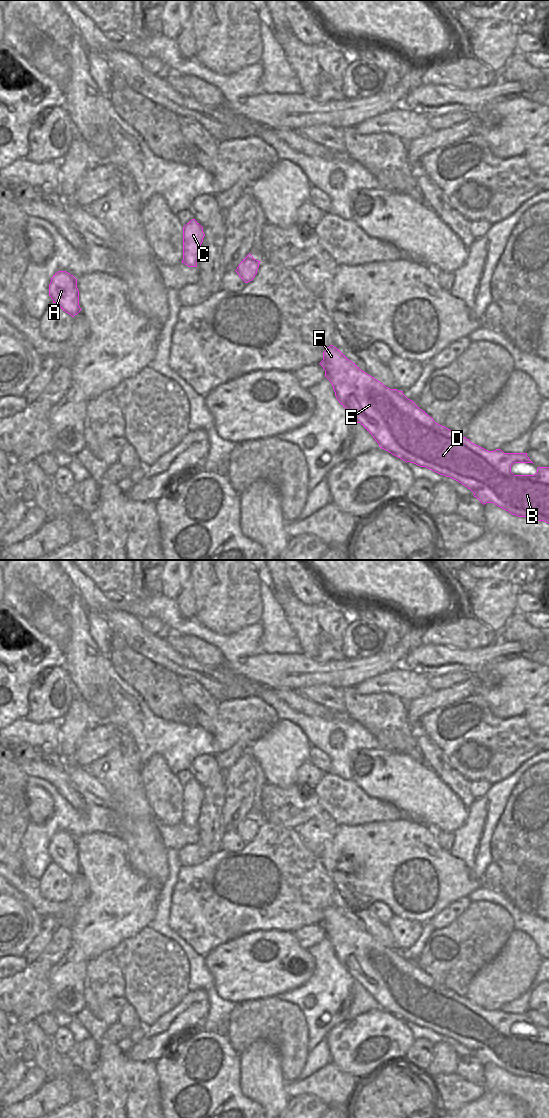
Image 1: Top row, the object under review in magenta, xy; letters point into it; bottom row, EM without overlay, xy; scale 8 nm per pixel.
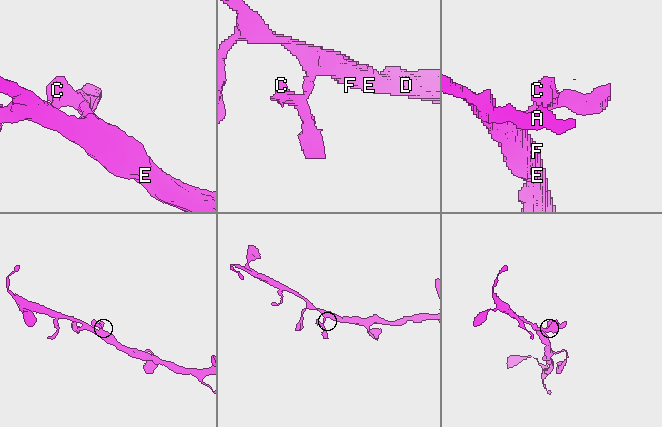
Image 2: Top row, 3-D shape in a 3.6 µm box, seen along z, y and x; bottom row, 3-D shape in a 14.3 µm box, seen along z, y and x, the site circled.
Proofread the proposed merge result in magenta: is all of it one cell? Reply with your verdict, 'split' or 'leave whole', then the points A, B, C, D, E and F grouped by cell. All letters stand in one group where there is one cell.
leave whole | A B C D E F

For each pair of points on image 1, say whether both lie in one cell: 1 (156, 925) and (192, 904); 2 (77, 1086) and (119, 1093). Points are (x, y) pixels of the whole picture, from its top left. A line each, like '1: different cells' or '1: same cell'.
1: different cells
2: different cells

